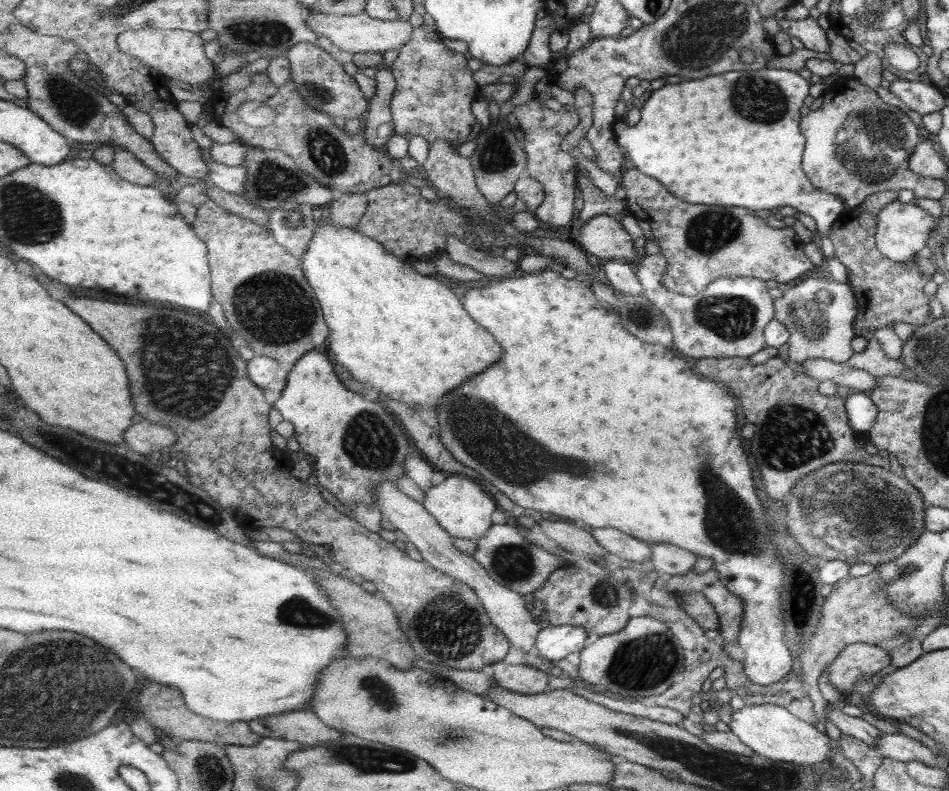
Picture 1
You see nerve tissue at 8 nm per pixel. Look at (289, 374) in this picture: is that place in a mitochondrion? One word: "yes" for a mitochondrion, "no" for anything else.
no

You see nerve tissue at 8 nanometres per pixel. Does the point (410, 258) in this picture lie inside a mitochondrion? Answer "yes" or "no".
no

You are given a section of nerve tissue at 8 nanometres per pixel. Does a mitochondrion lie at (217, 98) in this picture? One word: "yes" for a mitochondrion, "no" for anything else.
no

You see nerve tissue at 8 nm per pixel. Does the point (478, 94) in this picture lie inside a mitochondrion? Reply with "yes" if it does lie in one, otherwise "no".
no

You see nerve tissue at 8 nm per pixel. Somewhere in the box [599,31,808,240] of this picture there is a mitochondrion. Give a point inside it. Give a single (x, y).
(758, 99)

